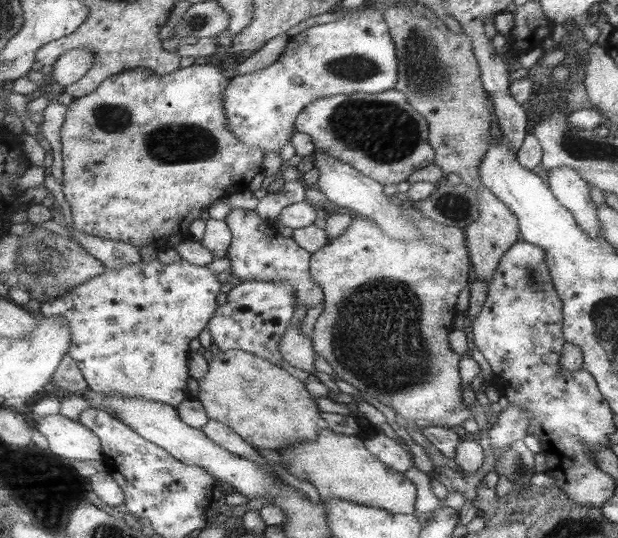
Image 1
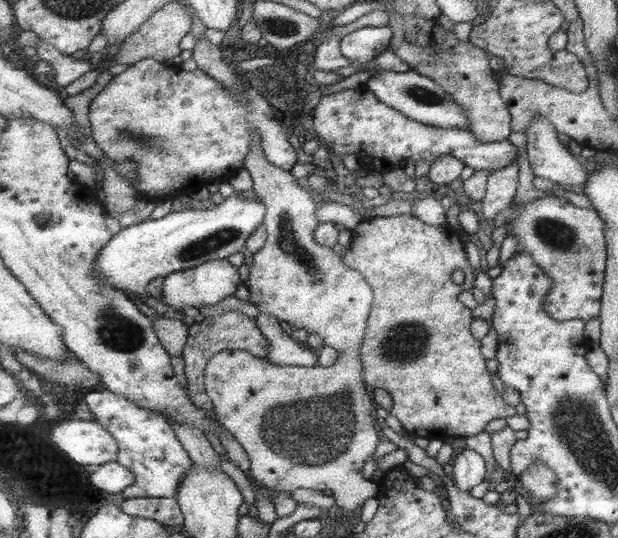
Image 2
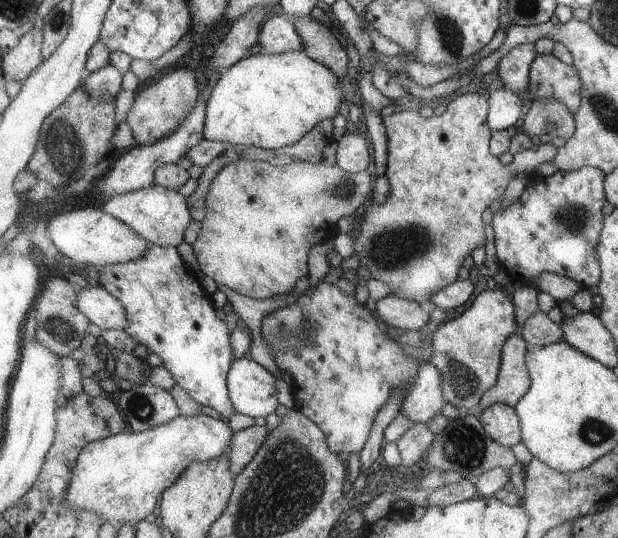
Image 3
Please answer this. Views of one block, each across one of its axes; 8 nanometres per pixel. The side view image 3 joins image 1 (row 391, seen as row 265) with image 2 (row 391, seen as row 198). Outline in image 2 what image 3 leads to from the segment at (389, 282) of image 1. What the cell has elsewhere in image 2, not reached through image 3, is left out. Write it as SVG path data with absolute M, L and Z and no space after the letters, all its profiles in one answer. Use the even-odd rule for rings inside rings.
M413 214L387 216L363 220L351 234L351 246L341 254L345 264L361 272L375 290L373 314L369 318L369 330L361 348L361 360L365 366L365 384L371 390L383 388L393 398L393 414L409 434L423 436L427 440L449 440L455 436L477 436L491 420L511 418L519 414L519 408L505 404L497 376L487 370L487 360L481 354L481 342L471 334L473 310L465 308L457 298L465 290L473 290L477 278L475 268L467 260L465 238L451 226L429 226ZM455 270L463 270L465 282L455 284Z

